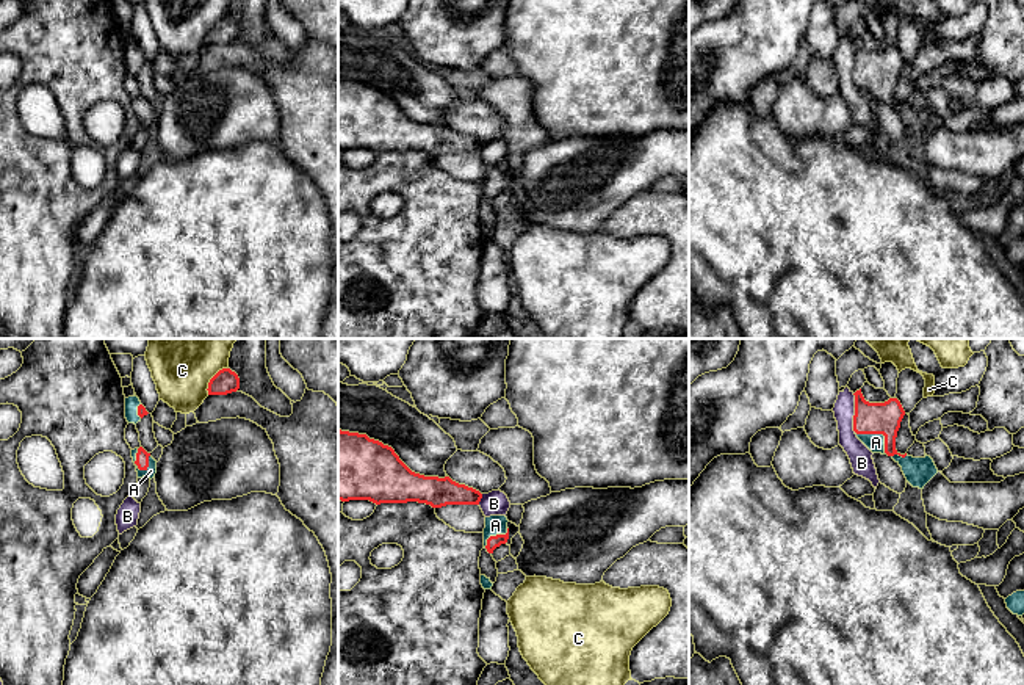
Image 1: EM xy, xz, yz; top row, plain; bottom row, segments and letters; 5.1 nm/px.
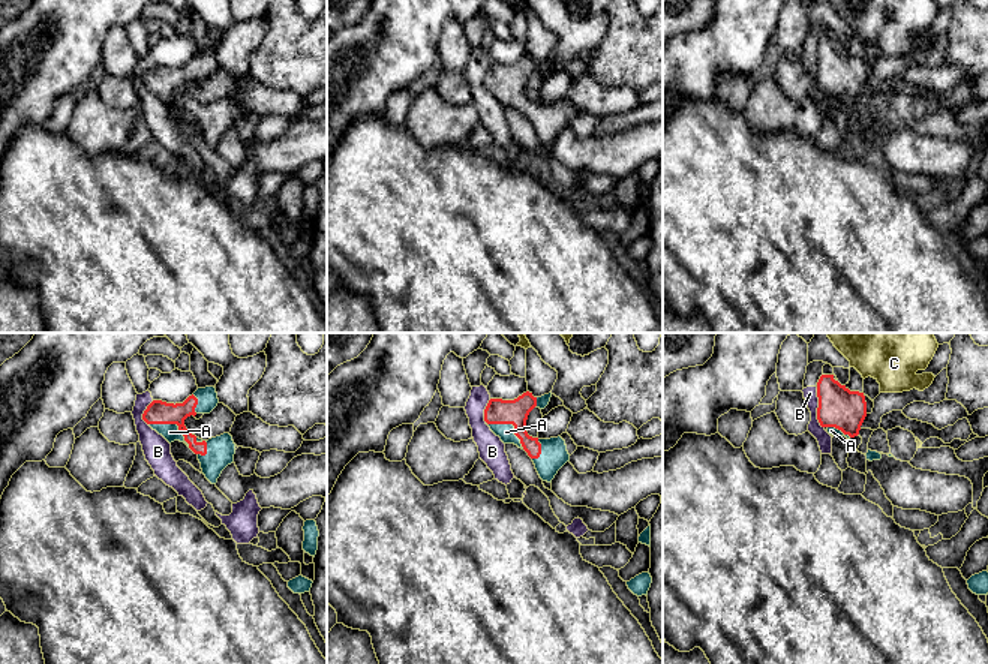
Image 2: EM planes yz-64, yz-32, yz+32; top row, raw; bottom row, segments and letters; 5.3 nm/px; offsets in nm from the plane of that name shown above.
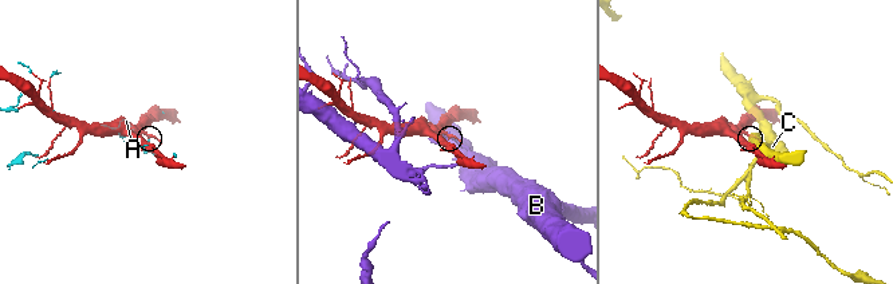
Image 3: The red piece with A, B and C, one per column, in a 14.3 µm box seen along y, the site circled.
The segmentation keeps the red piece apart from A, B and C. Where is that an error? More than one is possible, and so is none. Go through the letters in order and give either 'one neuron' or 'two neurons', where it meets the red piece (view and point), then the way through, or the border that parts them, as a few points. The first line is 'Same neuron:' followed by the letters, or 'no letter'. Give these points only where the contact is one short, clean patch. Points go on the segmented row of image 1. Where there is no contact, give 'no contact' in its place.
Same neuron: A
A: one neuron | yz (879, 433)
B: two neurons | yz (855, 413) | along yz (852, 394), (855, 431)
C: two neurons | xy (210, 380)

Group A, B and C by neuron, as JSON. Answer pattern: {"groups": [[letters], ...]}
{"groups": [["A"], ["B"], ["C"]]}

